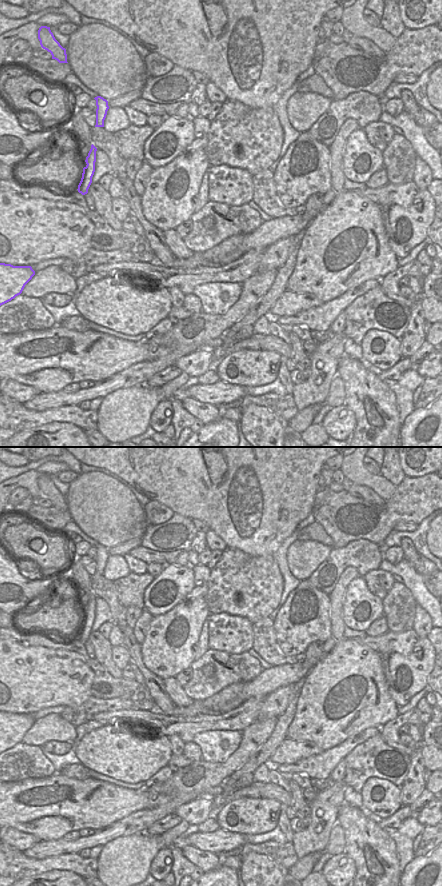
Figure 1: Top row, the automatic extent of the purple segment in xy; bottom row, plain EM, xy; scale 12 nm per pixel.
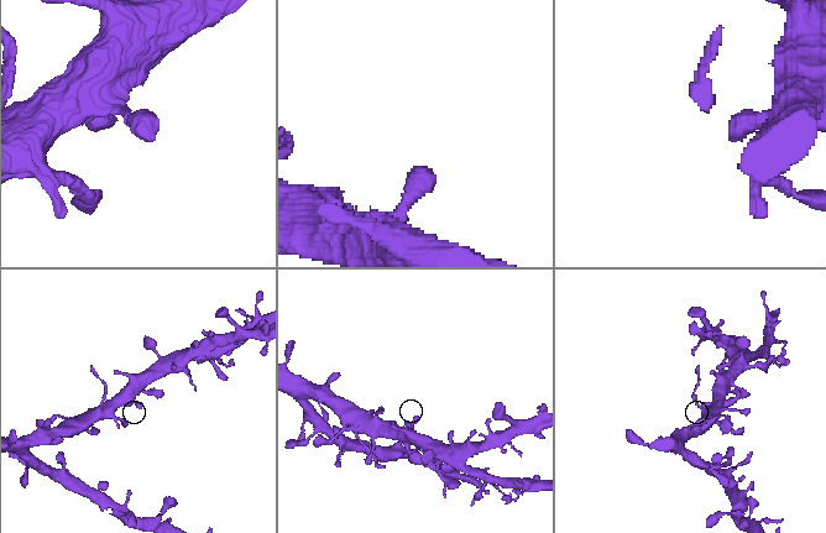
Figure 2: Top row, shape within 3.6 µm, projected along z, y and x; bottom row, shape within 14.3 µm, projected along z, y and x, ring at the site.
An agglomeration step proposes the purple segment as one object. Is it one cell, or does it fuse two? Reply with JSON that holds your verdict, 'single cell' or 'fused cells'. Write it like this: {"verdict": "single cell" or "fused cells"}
{"verdict": "fused cells"}

